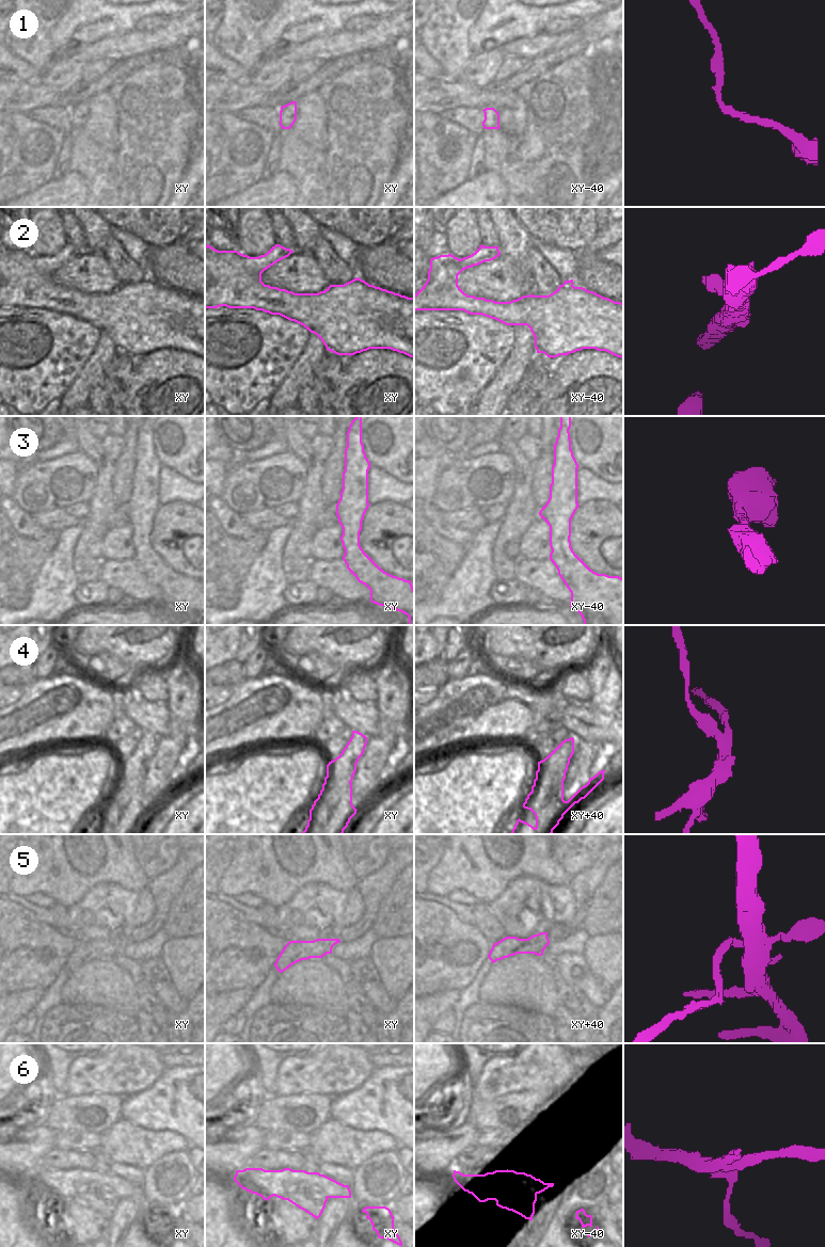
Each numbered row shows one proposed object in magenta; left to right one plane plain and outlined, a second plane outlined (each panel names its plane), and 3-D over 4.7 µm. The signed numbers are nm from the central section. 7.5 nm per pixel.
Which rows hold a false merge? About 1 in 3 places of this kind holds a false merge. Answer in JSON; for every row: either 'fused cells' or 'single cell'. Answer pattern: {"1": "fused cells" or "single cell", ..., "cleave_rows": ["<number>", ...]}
{"1": "single cell", "2": "single cell", "3": "single cell", "4": "fused cells", "5": "fused cells", "6": "fused cells", "cleave_rows": ["4", "5", "6"]}

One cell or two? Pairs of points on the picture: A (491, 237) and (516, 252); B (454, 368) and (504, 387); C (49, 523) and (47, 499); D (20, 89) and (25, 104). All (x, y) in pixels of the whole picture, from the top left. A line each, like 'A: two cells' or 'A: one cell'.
A: two cells
B: two cells
C: two cells
D: one cell

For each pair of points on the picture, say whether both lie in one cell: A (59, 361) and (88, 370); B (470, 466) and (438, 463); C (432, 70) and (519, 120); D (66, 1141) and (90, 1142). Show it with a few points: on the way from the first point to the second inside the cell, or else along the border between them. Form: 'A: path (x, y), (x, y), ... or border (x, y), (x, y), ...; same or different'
A: border (95, 347), (89, 360), (67, 389); different
B: border (447, 466), (441, 473), (435, 489); different
C: border (443, 77), (425, 80); different
D: path (72, 1141), (84, 1142); same

